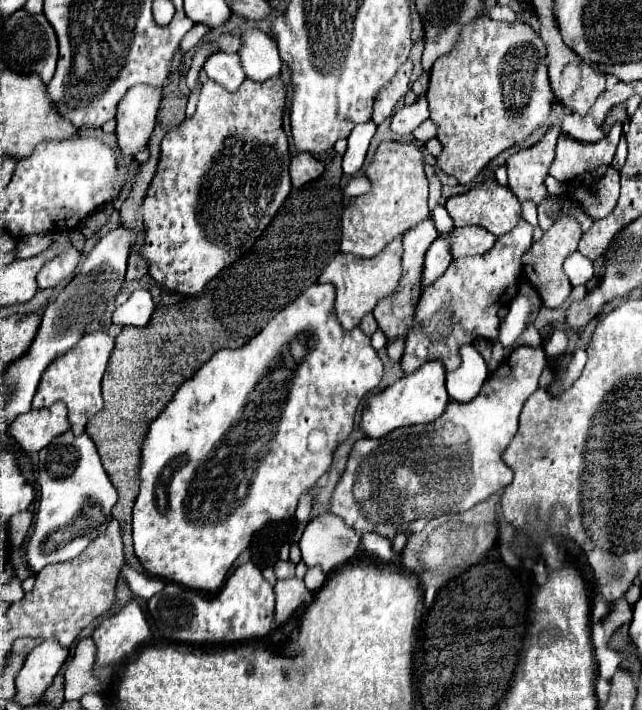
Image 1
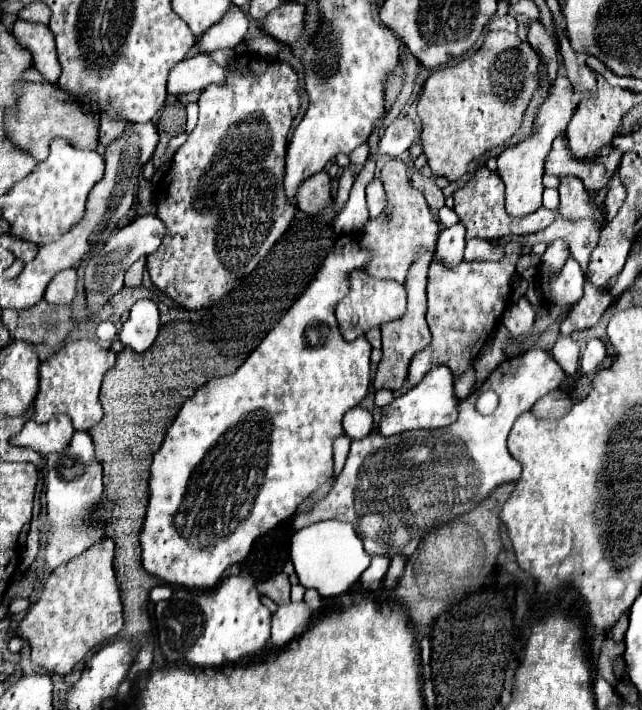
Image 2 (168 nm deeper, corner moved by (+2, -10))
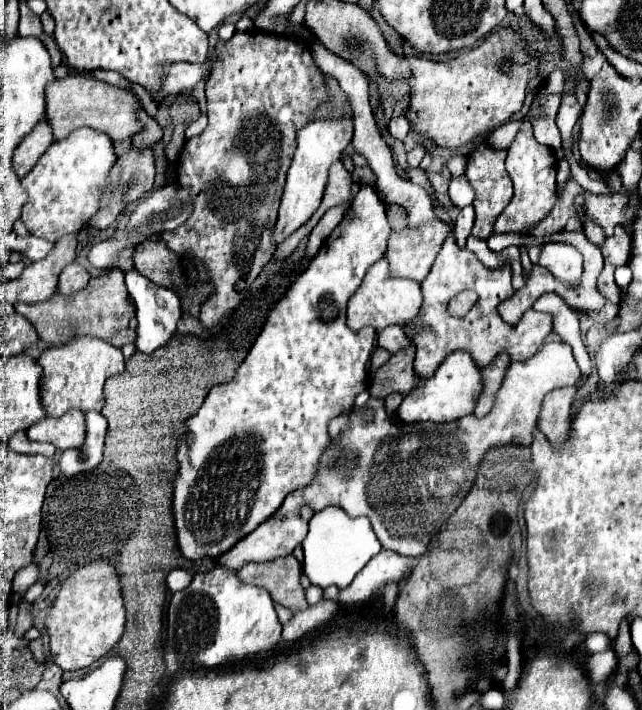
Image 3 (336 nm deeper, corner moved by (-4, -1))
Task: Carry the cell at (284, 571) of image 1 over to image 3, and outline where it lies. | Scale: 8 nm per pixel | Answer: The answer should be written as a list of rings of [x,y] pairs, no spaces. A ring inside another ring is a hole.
[[[283,557],[267,563],[245,563],[237,569],[241,583],[265,587],[273,601],[291,609],[303,611],[309,607],[301,587],[301,563],[295,557]]]

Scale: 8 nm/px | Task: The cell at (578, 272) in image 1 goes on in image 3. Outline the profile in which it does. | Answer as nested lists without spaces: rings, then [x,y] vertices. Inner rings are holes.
[[[563,243],[543,245],[537,265],[547,269],[549,273],[553,273],[555,279],[567,281],[567,283],[577,283],[583,273],[581,253],[575,247],[563,245]]]

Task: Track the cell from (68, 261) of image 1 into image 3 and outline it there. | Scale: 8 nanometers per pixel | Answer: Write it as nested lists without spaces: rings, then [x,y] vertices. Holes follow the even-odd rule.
[[[71,263],[63,269],[61,277],[59,277],[59,293],[63,295],[73,295],[77,291],[81,291],[83,287],[87,287],[91,275],[77,263]]]

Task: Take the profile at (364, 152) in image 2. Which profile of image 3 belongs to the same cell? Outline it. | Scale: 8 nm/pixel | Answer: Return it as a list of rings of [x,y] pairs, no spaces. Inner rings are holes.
[[[361,185],[319,255],[269,311],[237,375],[229,383],[213,387],[197,415],[187,421],[189,433],[179,443],[177,459],[181,469],[175,479],[173,497],[175,527],[183,557],[203,559],[223,555],[241,537],[267,521],[289,493],[305,487],[315,477],[319,457],[331,441],[327,433],[329,419],[341,415],[341,409],[353,409],[355,395],[367,389],[367,361],[373,351],[375,329],[365,327],[359,333],[351,331],[345,325],[345,309],[365,271],[383,257],[389,235],[391,227],[387,223],[385,203],[373,187]]]

